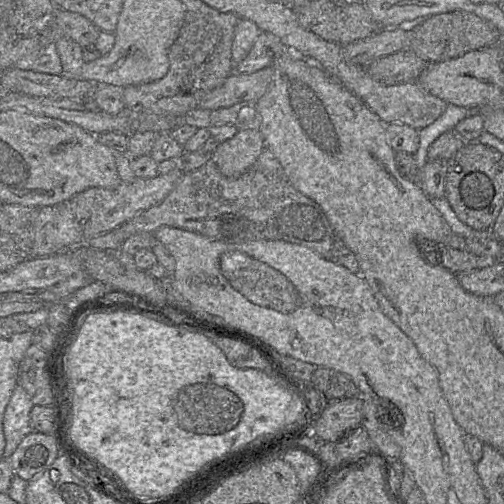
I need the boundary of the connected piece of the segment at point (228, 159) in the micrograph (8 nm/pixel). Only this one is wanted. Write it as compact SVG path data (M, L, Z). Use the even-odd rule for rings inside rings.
M238 130L232 138L217 144L211 160L223 176L236 178L254 164L264 148L259 130Z

